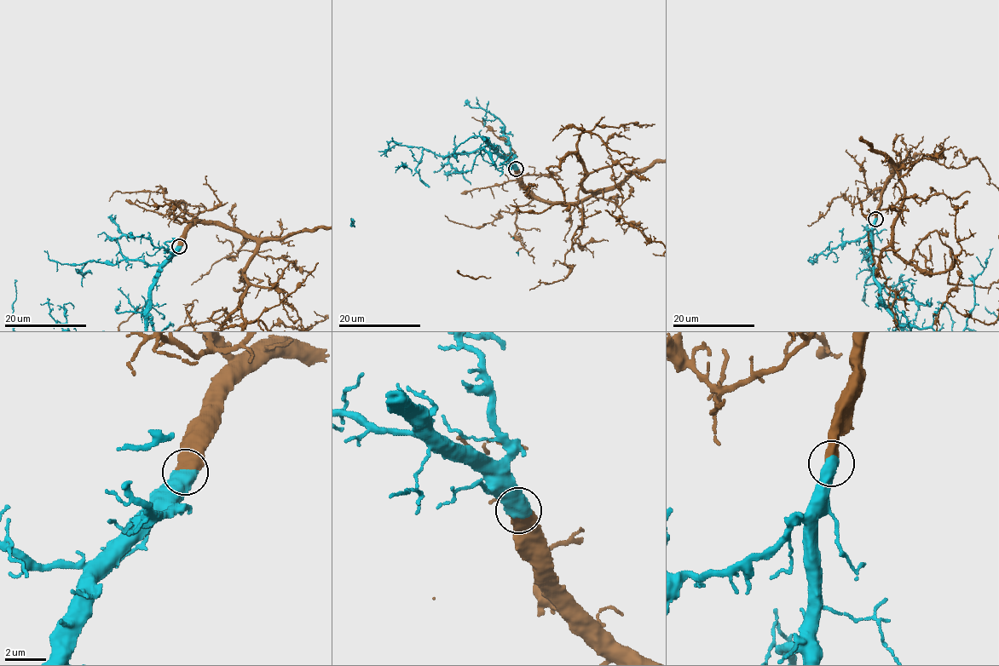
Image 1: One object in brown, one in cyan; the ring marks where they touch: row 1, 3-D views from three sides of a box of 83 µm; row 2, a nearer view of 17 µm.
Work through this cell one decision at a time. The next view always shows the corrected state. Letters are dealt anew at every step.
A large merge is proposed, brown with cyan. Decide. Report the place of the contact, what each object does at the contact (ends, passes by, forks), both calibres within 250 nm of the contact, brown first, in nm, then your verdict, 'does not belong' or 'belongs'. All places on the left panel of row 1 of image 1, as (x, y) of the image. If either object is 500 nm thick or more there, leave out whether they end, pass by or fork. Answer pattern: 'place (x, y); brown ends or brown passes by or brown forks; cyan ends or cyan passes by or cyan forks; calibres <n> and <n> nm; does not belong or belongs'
place (179, 246); calibres 650 and 750 nm; belongs

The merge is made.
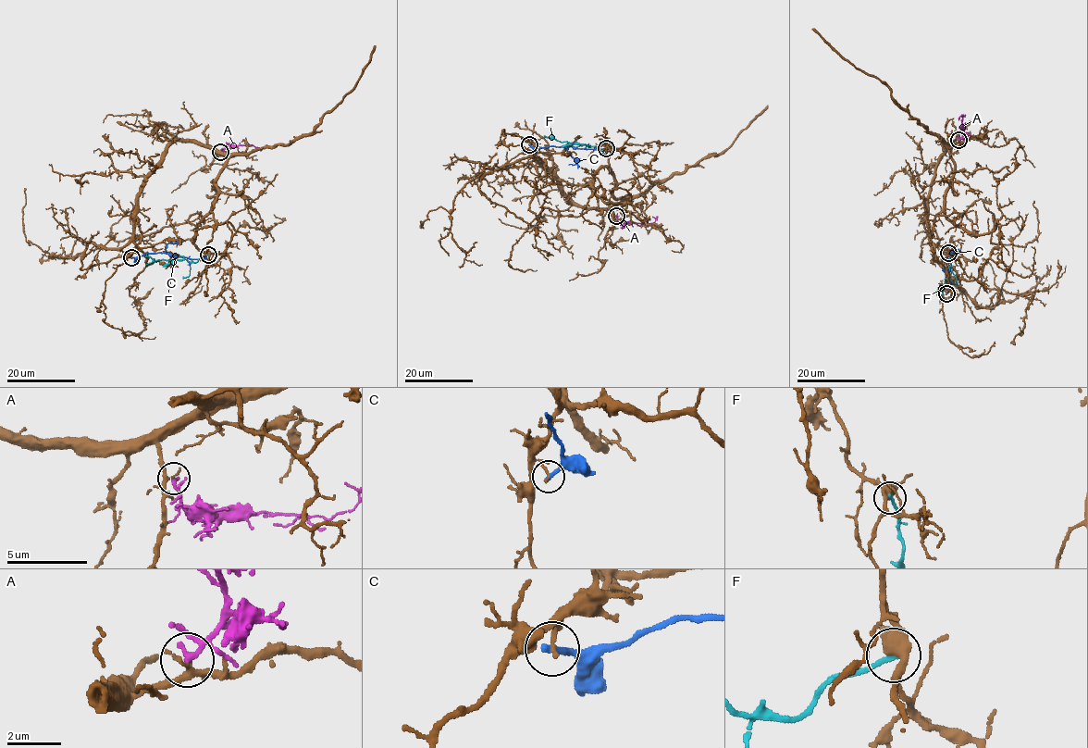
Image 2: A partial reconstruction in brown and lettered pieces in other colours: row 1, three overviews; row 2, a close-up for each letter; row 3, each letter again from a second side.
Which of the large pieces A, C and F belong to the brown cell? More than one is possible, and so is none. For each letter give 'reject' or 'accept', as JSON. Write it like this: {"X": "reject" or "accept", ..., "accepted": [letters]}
{"A": "reject", "C": "reject", "F": "reject", "accepted": []}

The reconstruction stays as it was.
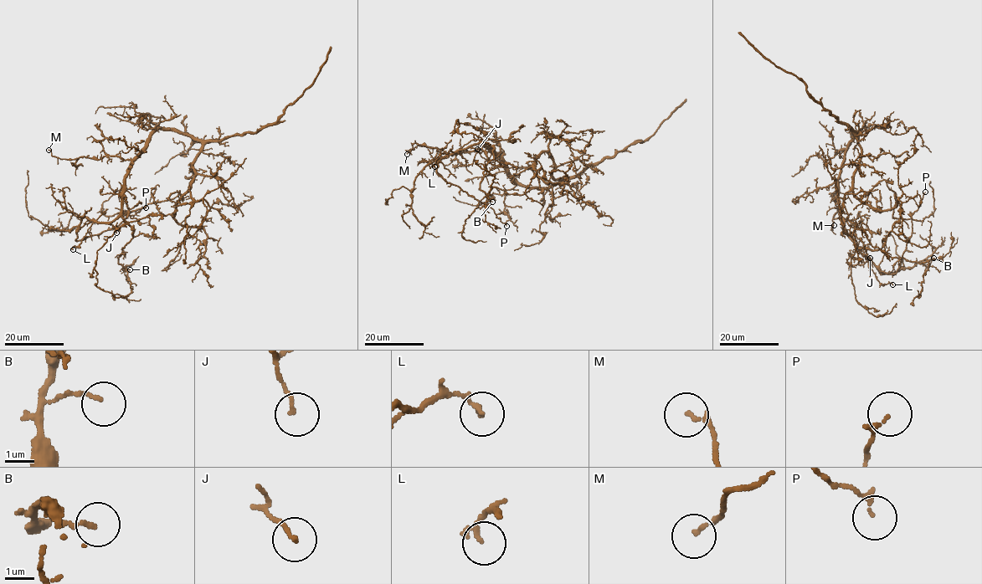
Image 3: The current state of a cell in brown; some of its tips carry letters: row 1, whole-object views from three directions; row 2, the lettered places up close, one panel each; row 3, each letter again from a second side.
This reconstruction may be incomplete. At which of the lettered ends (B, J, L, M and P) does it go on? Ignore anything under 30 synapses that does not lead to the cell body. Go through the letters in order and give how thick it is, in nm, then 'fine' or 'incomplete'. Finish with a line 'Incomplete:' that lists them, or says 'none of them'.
B: calibre 100 nm; fine
J: calibre 110 nm; fine
L: calibre 160 nm; fine
M: calibre 150 nm; fine
P: calibre 160 nm; fine
Incomplete: none of them

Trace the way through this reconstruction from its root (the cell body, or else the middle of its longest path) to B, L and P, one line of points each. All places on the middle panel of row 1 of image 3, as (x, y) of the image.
B: (537, 187), (521, 186), (482, 140), (493, 147), (493, 160), (480, 189), (492, 202)
L: (537, 187), (519, 184), (511, 175), (506, 163), (484, 145), (483, 140), (462, 150), (439, 155), (434, 166)
P: (537, 187), (519, 184), (483, 140), (438, 163), (439, 176), (490, 207), (506, 226)

